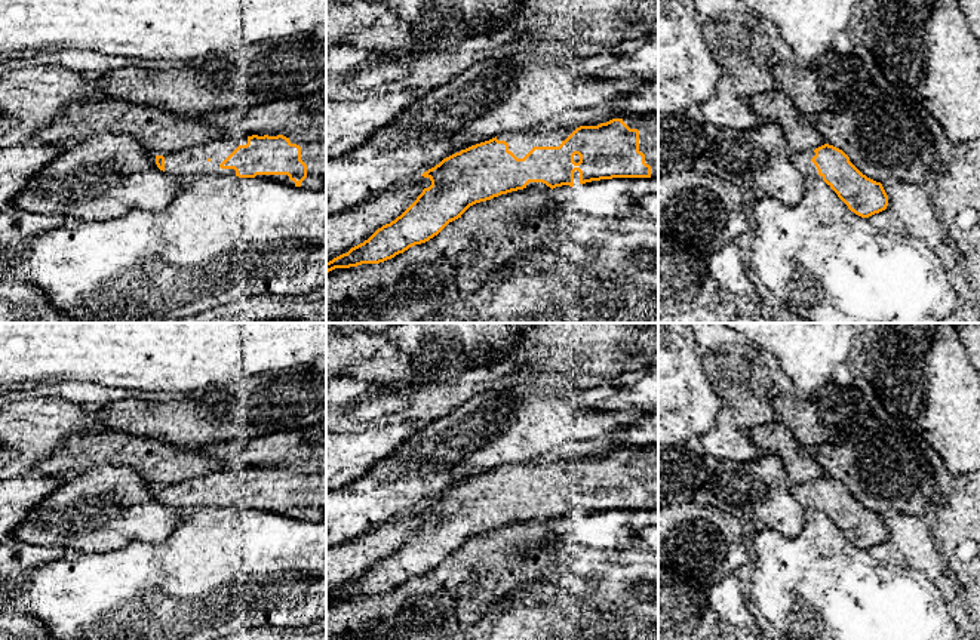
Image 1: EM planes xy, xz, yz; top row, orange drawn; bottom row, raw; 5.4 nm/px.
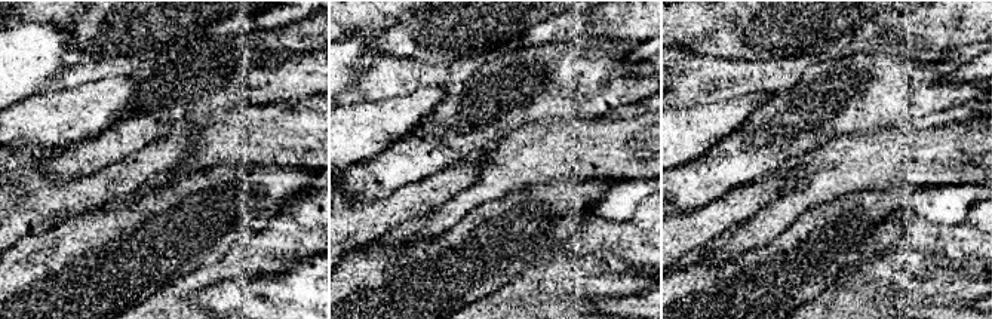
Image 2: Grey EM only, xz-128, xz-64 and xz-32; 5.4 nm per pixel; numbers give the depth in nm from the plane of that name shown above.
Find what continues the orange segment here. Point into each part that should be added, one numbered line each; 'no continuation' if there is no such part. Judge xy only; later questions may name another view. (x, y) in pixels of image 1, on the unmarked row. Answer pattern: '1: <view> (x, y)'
1: xy (191, 494)

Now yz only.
1: yz (802, 491)

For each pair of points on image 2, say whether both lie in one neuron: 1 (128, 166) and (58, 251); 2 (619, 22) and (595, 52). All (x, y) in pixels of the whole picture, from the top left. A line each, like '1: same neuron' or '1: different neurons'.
1: different neurons
2: different neurons

